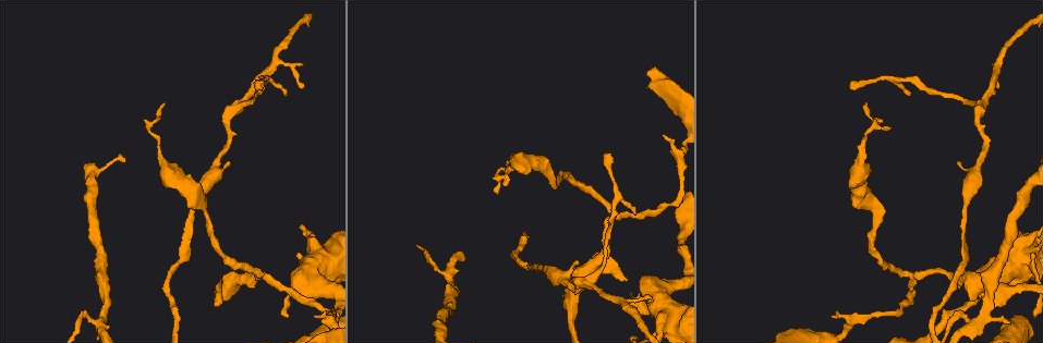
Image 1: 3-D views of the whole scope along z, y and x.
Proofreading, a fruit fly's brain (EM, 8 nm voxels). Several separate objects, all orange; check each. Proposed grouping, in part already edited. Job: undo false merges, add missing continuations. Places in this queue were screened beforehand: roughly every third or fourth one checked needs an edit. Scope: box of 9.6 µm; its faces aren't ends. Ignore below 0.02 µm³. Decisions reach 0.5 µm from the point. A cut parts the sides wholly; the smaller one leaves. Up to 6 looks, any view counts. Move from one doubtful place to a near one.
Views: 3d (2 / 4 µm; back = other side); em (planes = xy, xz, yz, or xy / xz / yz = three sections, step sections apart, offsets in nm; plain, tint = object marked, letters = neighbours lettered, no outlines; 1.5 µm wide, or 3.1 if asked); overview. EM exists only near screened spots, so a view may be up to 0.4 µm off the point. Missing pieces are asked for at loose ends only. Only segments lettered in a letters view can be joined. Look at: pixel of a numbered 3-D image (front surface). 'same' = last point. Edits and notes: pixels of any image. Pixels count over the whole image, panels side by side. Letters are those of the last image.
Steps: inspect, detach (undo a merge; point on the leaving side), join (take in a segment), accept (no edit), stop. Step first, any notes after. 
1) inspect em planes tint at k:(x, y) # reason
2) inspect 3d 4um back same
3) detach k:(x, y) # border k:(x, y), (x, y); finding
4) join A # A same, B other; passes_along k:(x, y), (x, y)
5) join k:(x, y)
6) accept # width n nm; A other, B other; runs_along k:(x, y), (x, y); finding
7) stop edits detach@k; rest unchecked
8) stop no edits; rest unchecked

inspect 3d 4um at 1:(1025, 259) # sudden change in width

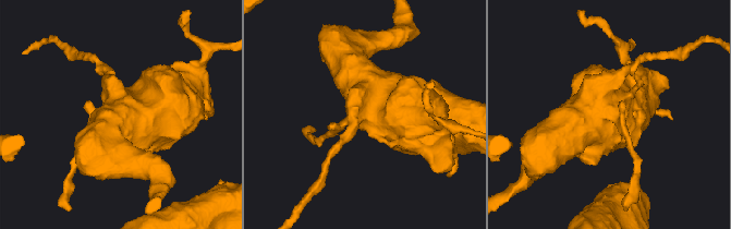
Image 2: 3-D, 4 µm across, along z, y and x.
inspect em planes tint at 2:(608, 115)

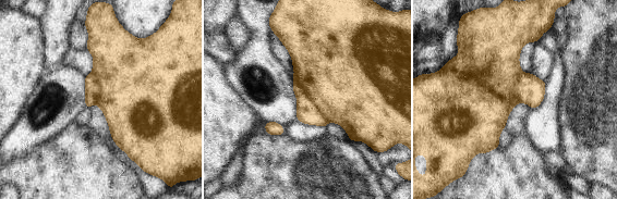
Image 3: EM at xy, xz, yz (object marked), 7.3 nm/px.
inspect em planes letters same

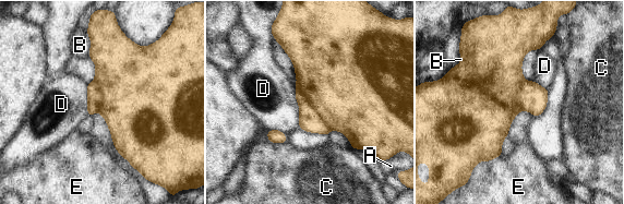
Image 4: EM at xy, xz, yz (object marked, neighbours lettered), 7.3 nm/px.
detach 4:(309, 120) # longest_contact D 300 nm; A other, B other, C other, D other, E other; border 4:(297, 92), (306, 97), (331, 128); a second neuron is stuck on

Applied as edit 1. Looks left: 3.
inspect overview # redraw

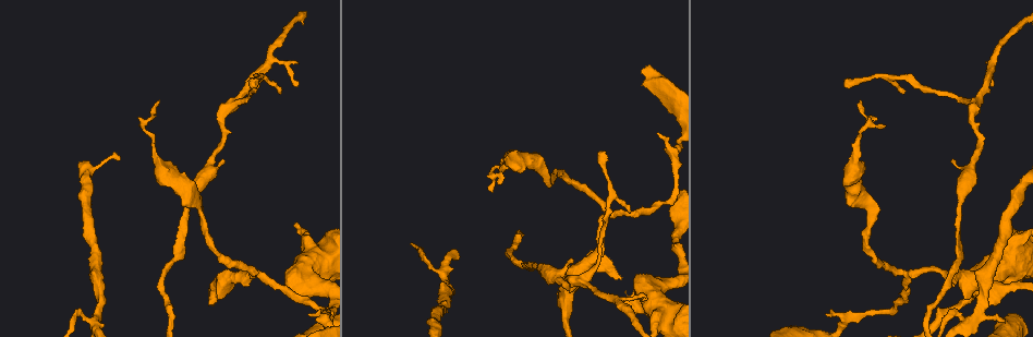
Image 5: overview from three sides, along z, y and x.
inspect 3d 4um back at 5:(223, 161) # branch stops here

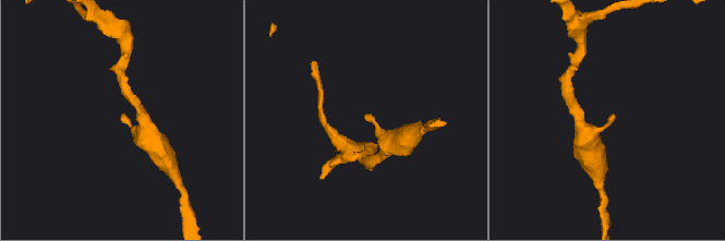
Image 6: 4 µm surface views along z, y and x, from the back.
inspect em planes letters at 6:(613, 116) # now the EM

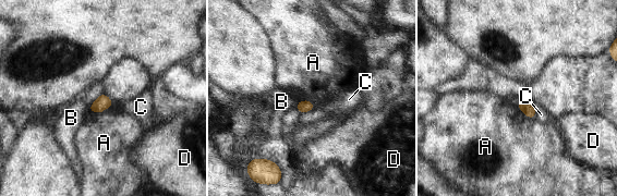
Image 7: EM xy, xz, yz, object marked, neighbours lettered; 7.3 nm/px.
accept # A other, B other, C other, D other; border 7:(112, 105), (99, 112), (88, 110); no lettered segment goes on from it

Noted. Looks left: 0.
stop edits detach@4; rest unchecked

